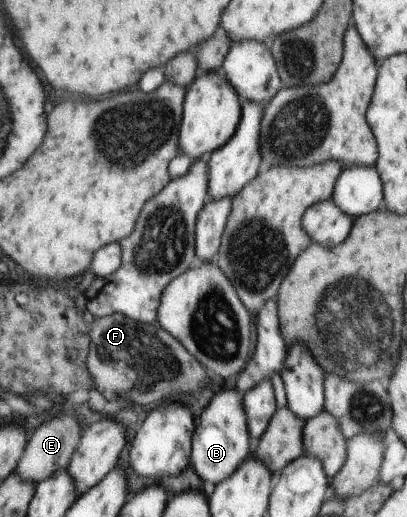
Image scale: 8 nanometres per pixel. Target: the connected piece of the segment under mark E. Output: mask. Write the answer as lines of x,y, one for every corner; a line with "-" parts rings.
63,416
58,418
51,418
51,420
42,423
40,426
32,430
29,444
25,449
23,458
17,465
17,472
21,476
21,480
29,480
35,482
37,485
47,478
51,478
55,472
65,470
71,464
73,455
77,452
80,445
81,437
83,436
84,429
77,418
73,416

